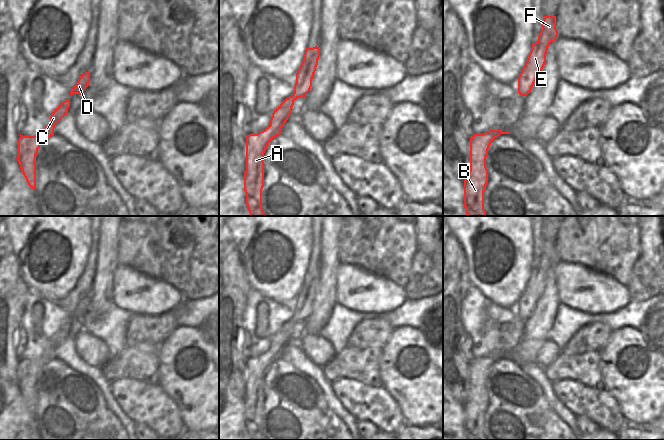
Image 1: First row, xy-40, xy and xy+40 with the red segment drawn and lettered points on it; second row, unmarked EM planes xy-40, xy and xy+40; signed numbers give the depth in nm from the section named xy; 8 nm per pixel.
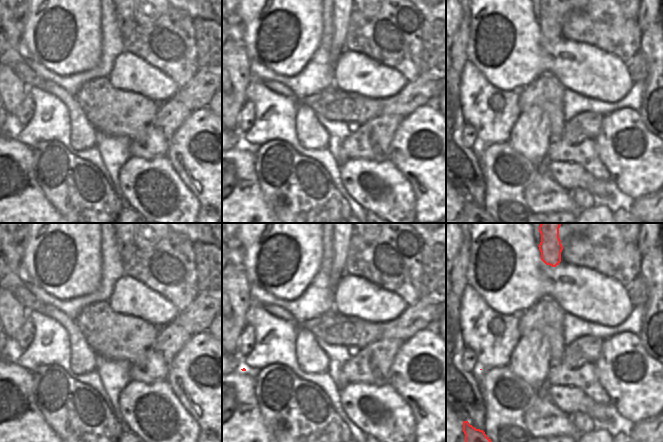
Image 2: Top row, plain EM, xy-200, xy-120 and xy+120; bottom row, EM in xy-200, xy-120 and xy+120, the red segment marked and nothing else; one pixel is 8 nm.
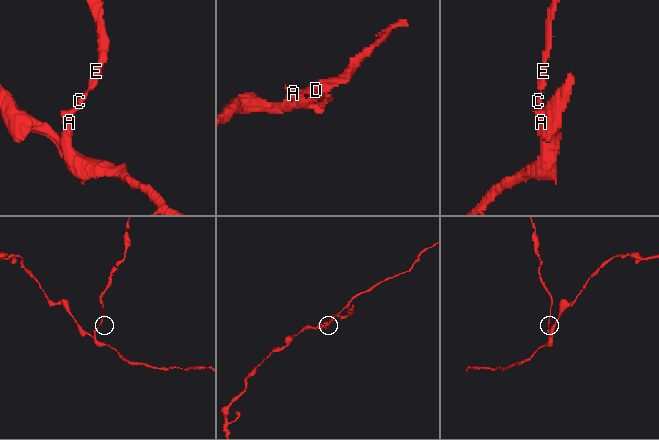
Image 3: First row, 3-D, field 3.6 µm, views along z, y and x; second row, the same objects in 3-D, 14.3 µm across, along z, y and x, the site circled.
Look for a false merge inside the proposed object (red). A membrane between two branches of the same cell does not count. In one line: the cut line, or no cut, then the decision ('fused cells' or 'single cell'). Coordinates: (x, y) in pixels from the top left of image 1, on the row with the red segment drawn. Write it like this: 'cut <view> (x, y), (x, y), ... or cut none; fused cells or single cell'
cut none; single cell

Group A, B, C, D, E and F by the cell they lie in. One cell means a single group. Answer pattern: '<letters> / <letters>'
A B C D E F

